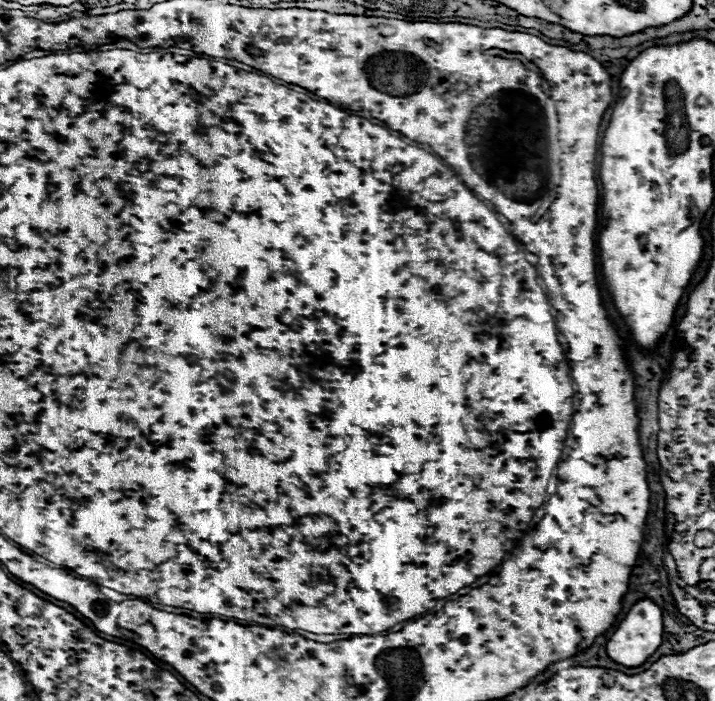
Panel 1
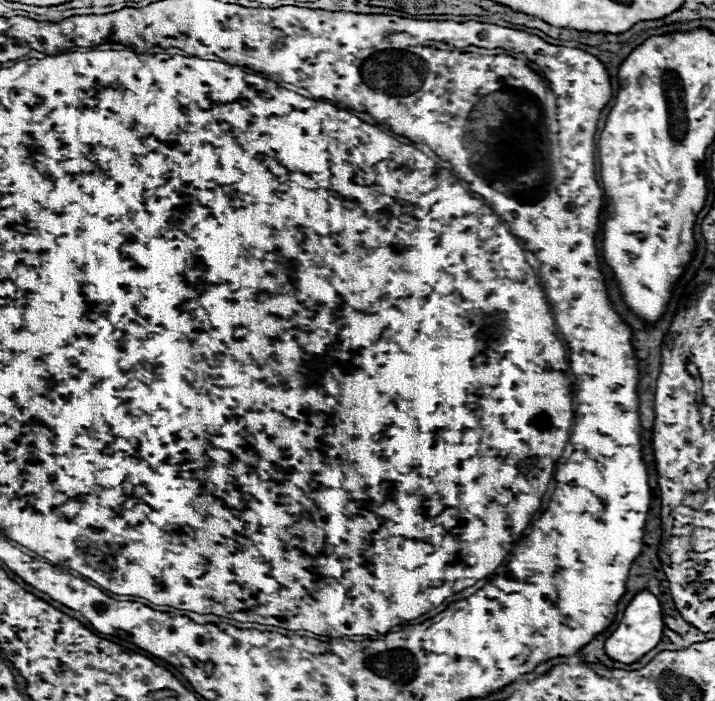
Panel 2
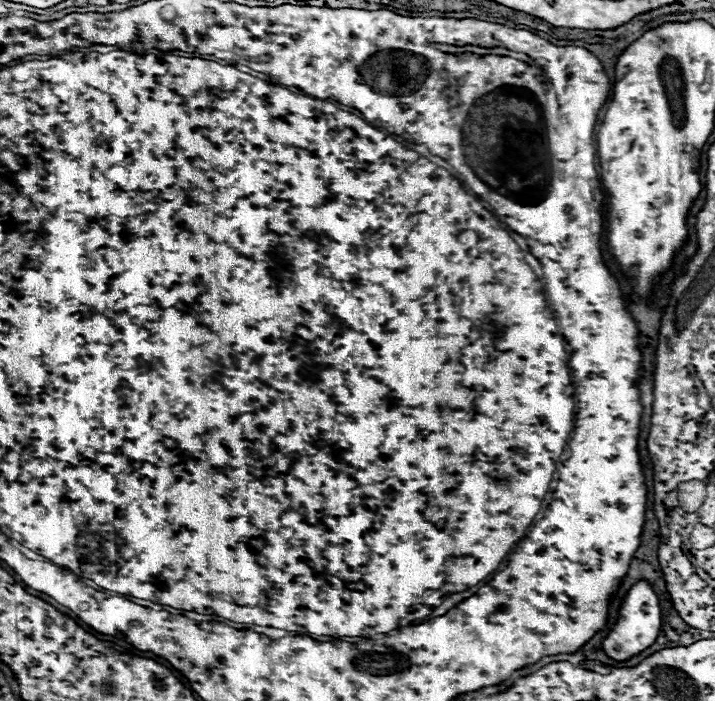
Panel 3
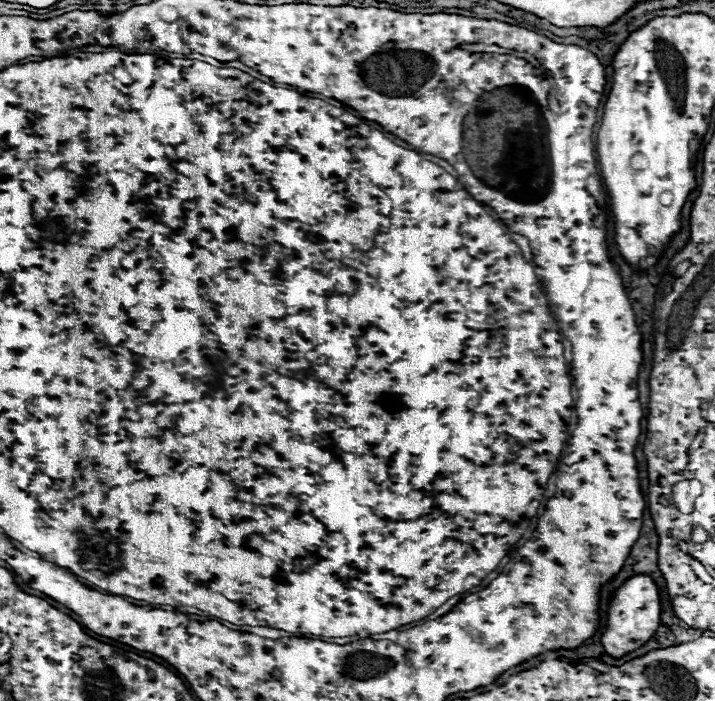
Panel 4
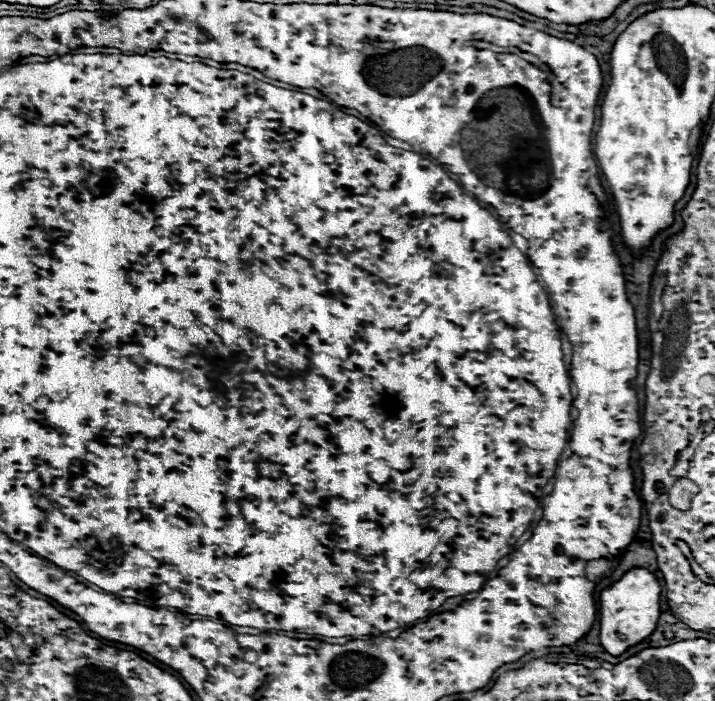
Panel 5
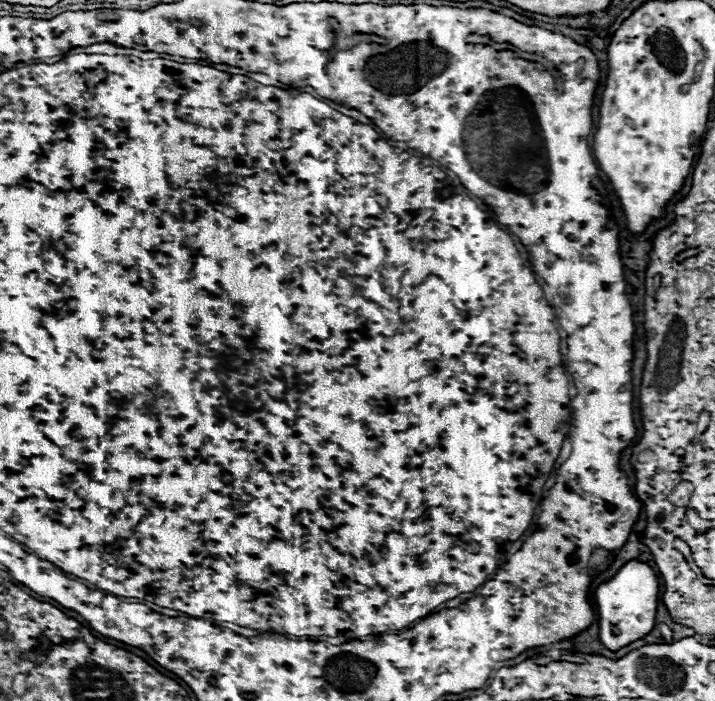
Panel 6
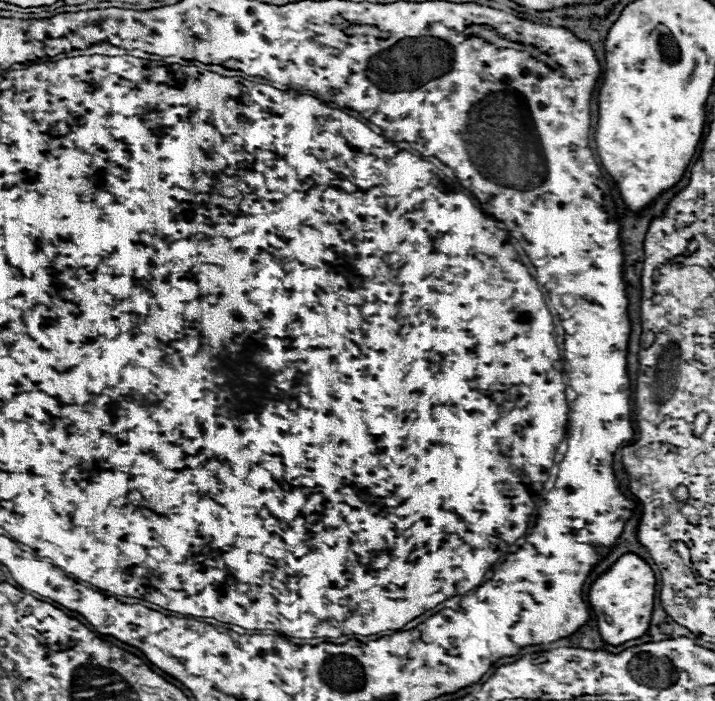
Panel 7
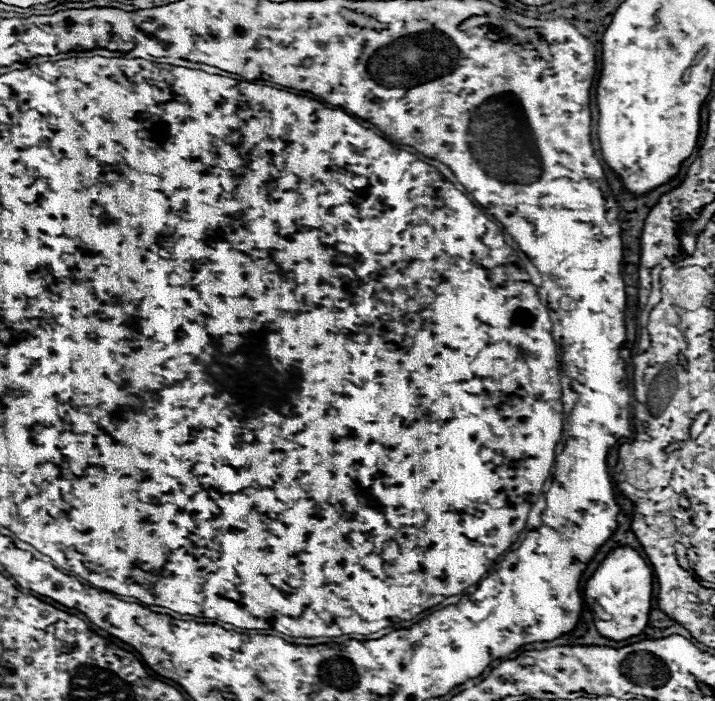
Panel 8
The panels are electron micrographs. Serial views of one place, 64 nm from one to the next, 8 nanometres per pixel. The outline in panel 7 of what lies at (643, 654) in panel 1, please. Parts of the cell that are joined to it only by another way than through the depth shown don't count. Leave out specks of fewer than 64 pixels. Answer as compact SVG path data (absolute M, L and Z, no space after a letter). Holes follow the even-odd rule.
M624 554L616 560L616 564L604 572L590 588L590 604L600 616L608 616L610 622L598 622L600 636L610 646L620 646L628 640L640 638L648 632L654 610L654 594L656 594L656 576L652 568L634 554Z

